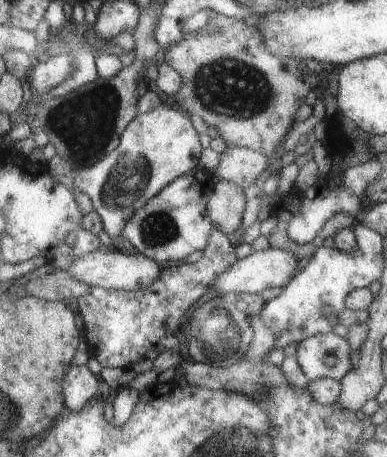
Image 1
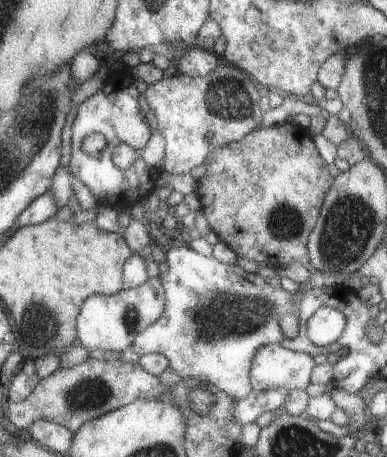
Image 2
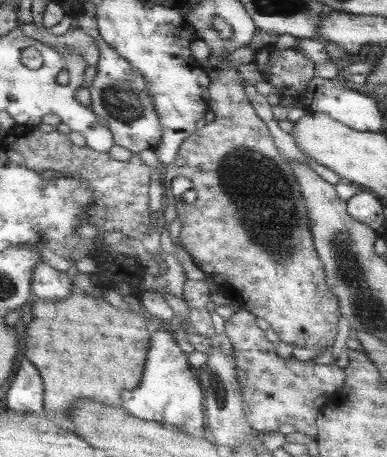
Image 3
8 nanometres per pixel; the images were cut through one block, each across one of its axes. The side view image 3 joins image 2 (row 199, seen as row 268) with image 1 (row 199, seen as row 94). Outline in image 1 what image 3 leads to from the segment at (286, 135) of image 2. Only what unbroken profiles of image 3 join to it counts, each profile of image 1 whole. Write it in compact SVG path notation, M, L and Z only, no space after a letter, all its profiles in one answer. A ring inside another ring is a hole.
M219 180L209 202L209 214L215 222L215 228L231 236L231 232L239 228L243 206L247 206L247 198L243 198L243 188L233 182Z

